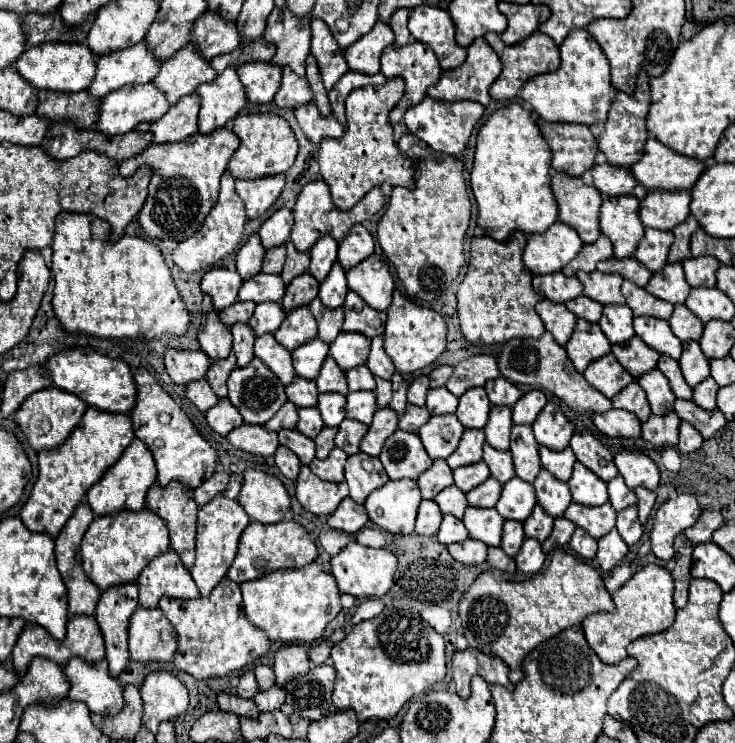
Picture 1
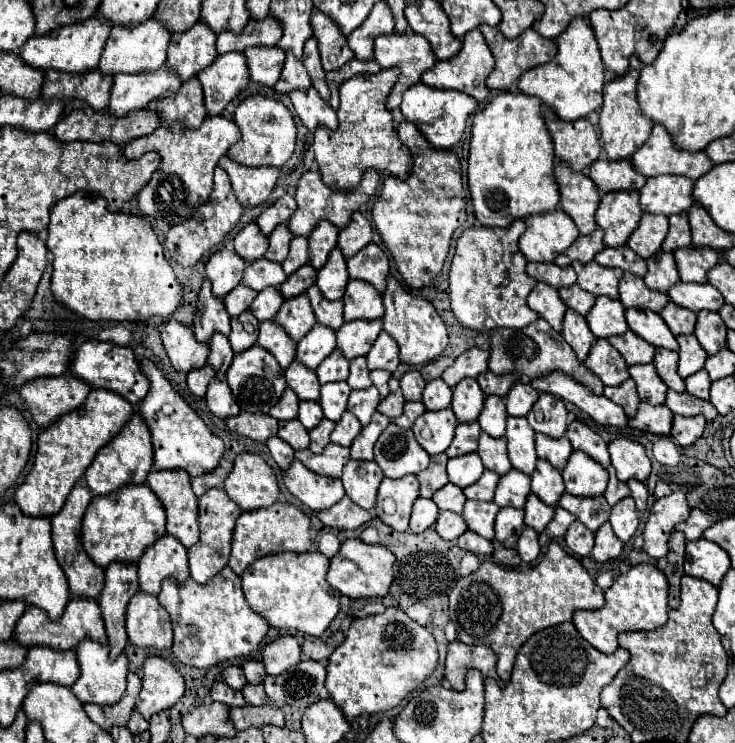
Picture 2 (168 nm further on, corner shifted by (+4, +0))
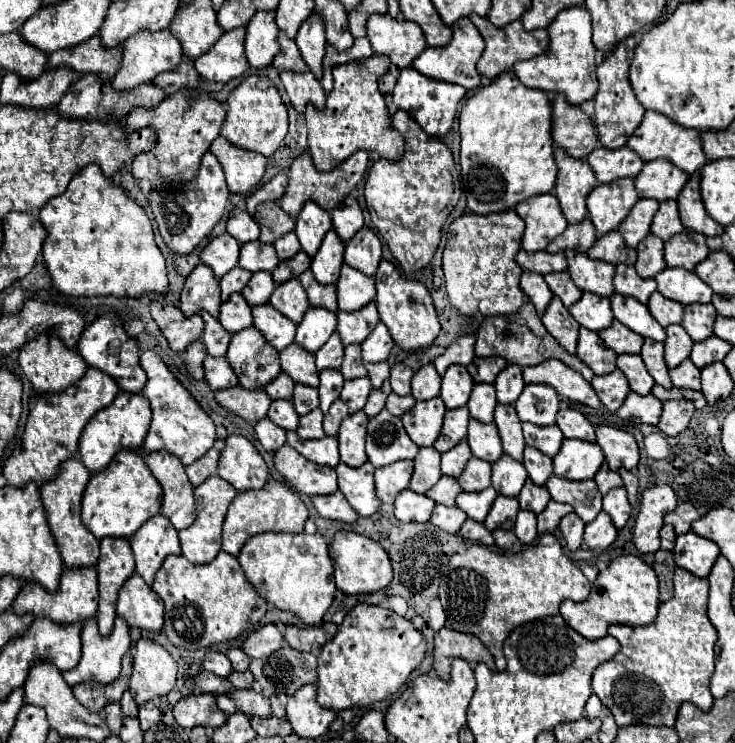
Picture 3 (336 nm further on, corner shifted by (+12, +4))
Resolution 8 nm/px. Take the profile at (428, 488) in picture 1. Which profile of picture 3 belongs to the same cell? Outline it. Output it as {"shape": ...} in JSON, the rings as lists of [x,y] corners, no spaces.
{"shape":[[[420,447],[414,459],[414,475],[408,487],[414,493],[426,493],[440,477],[440,453],[434,447]]]}

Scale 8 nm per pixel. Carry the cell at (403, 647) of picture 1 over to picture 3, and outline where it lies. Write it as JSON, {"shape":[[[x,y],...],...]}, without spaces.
{"shape":[[[358,603],[318,655],[316,701],[332,711],[368,707],[374,701],[382,701],[406,683],[410,673],[422,663],[424,653],[426,639],[408,619],[378,605]]]}

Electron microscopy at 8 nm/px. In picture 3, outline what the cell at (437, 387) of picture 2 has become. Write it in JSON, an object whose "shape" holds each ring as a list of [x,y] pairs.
{"shape":[[[432,363],[420,367],[412,377],[412,395],[416,401],[426,401],[440,395],[440,375]]]}

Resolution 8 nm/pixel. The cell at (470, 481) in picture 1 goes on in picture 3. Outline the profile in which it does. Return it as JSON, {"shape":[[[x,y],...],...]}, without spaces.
{"shape":[[[462,439],[462,443],[452,447],[448,453],[442,453],[442,473],[450,477],[458,477],[464,471],[462,467],[468,463],[470,457],[472,457],[472,451],[468,447],[468,441]]]}

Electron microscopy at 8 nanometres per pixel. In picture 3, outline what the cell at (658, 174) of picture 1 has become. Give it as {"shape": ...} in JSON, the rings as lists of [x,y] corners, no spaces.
{"shape":[[[646,111],[644,113],[644,119],[642,119],[640,127],[628,139],[628,147],[632,147],[644,161],[652,161],[652,159],[658,159],[658,157],[666,157],[678,169],[686,171],[688,175],[692,175],[694,171],[698,171],[706,163],[706,155],[702,151],[700,133],[696,129],[686,129],[686,127],[678,125],[670,117],[666,117],[662,113],[656,113],[656,111]]]}

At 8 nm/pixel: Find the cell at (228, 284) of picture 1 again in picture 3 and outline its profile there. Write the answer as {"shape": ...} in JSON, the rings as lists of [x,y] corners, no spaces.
{"shape":[[[224,233],[214,237],[200,253],[200,259],[212,267],[214,275],[220,279],[224,273],[228,273],[228,269],[236,267],[238,263],[238,251],[240,251],[240,243]]]}

